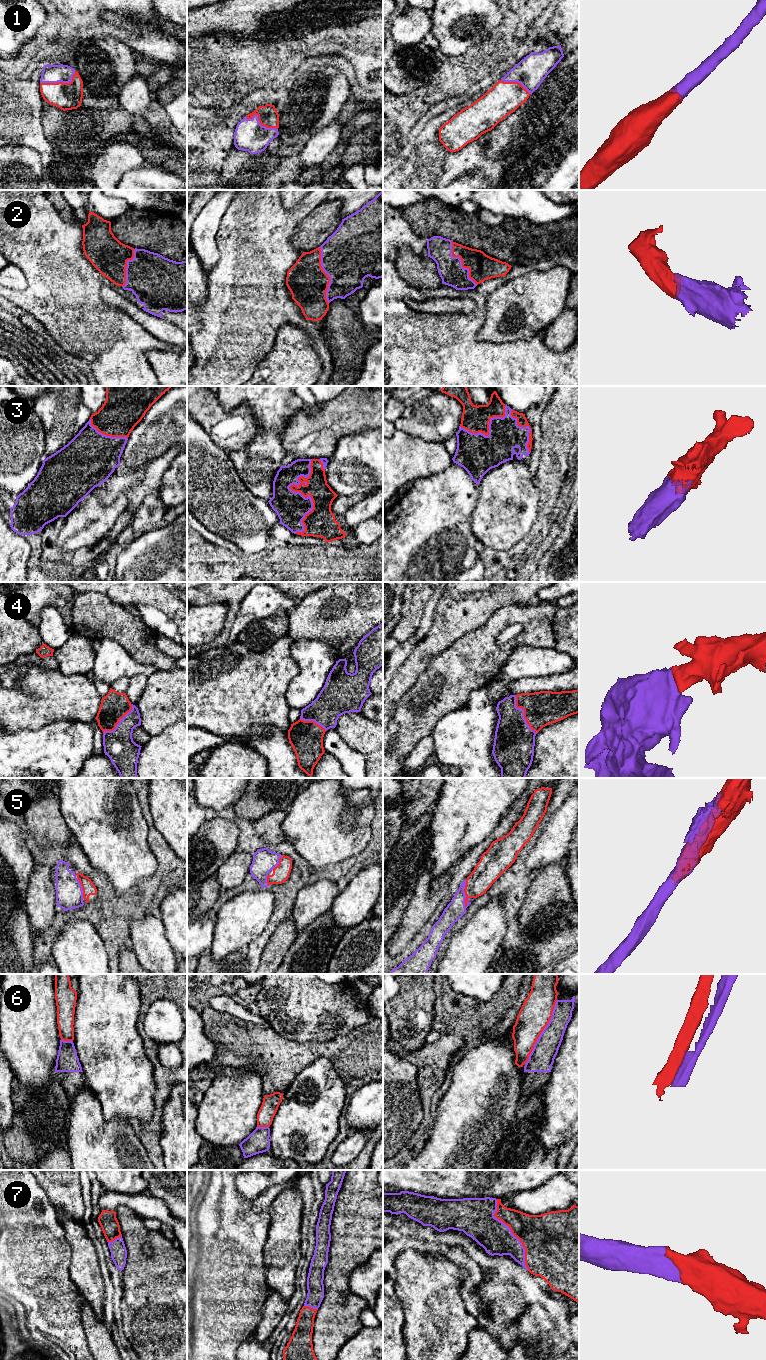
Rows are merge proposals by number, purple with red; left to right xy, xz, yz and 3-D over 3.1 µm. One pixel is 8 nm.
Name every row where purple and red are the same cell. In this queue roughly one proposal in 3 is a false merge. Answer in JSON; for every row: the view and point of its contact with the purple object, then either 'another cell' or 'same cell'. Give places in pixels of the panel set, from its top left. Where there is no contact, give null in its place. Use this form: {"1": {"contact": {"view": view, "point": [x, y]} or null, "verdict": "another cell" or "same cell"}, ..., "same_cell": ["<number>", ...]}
{"1": {"contact": {"view": "xy", "point": [60, 81]}, "verdict": "same cell"}, "2": {"contact": {"view": "xz", "point": [327, 274]}, "verdict": "same cell"}, "3": {"contact": {"view": "xz", "point": [299, 492]}, "verdict": "same cell"}, "4": {"contact": {"view": "yz", "point": [523, 713]}, "verdict": "same cell"}, "5": {"contact": {"view": "yz", "point": [464, 894]}, "verdict": "same cell"}, "6": {"contact": {"view": "yz", "point": [542, 1031]}, "verdict": "another cell"}, "7": {"contact": {"view": "yz", "point": [511, 1233]}, "verdict": "same cell"}, "same_cell": ["1", "2", "3", "4", "5", "7"]}

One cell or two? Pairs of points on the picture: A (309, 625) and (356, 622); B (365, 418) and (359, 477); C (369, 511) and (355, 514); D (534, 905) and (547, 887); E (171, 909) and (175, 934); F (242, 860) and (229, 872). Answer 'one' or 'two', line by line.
A: one
B: two
C: one
D: one
E: one
F: one

